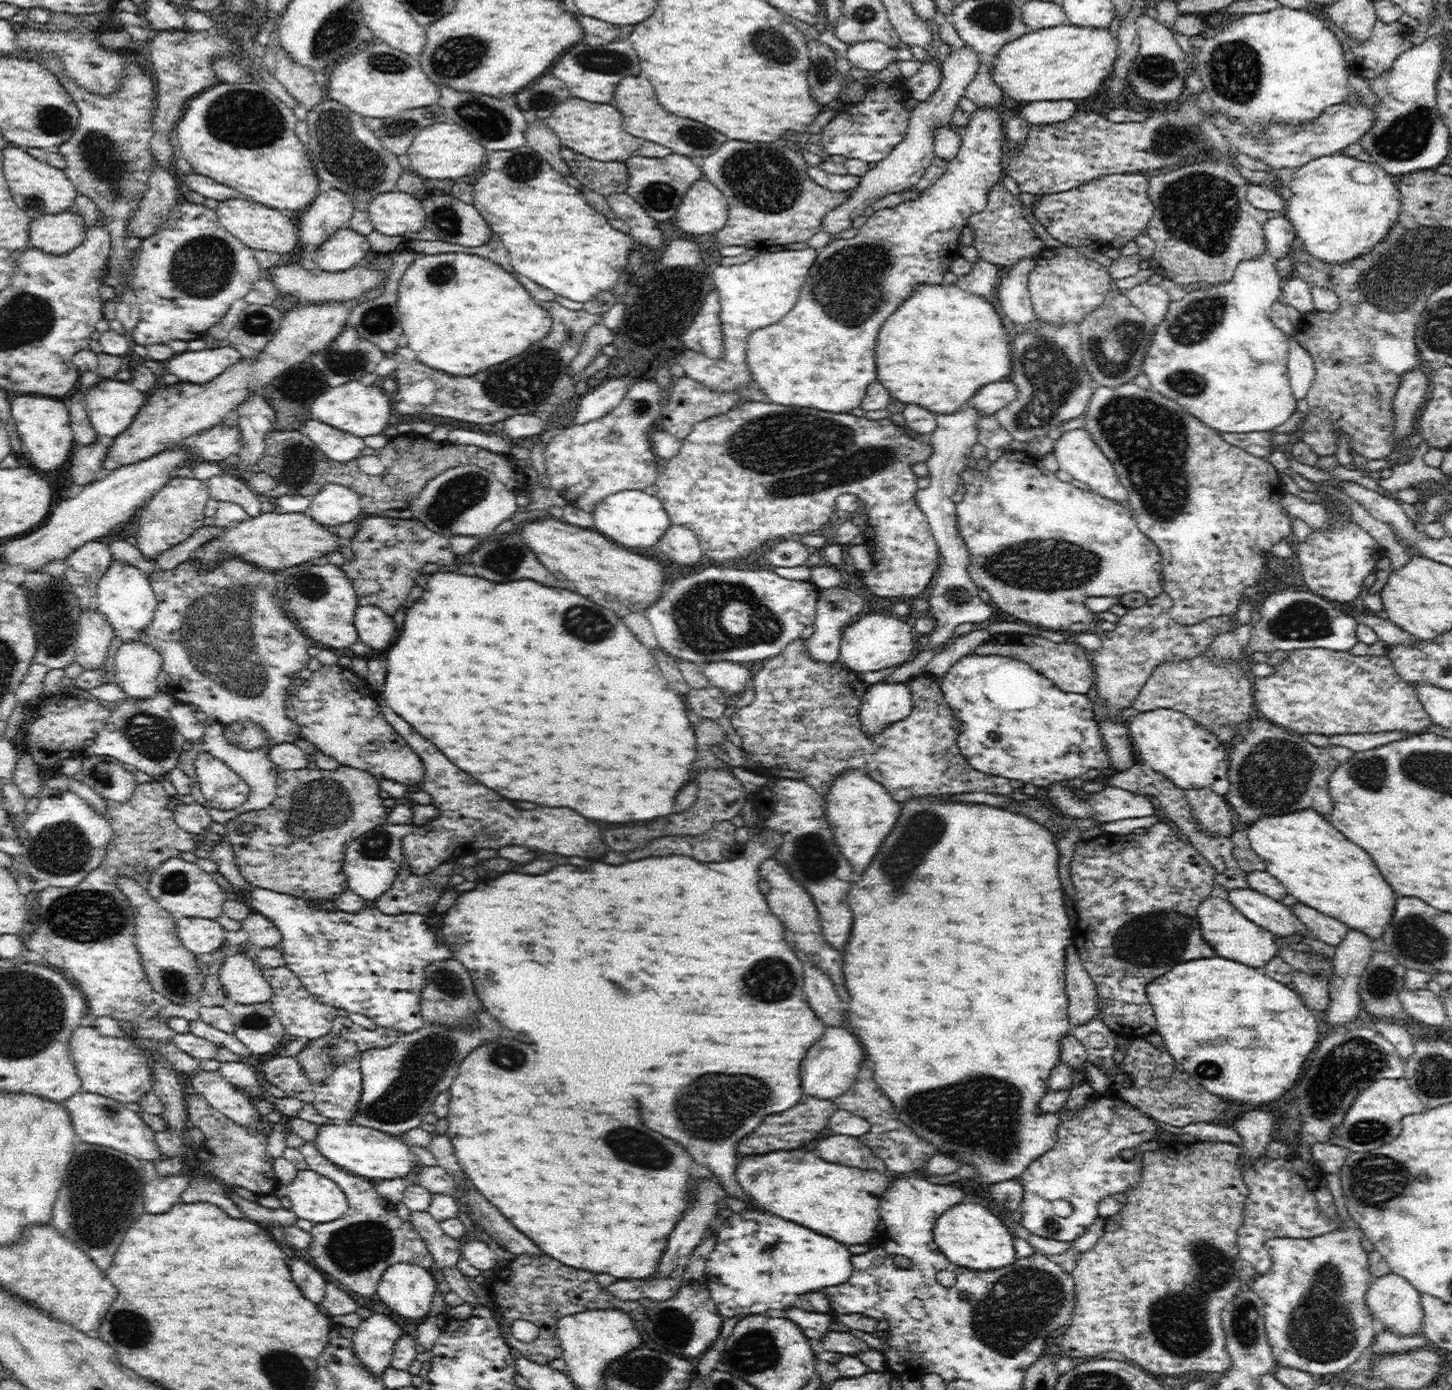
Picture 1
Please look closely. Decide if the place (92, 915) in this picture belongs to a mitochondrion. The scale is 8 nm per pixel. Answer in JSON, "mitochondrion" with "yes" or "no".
{"mitochondrion":"yes"}

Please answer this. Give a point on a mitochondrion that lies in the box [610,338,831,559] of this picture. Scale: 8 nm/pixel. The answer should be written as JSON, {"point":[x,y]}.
{"point":[641,409]}

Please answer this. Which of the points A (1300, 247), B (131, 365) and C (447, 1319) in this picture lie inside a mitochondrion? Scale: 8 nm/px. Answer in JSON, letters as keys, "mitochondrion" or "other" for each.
{"A":"other","B":"other","C":"other"}

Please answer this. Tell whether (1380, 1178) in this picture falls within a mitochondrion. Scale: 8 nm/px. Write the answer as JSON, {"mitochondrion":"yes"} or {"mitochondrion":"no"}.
{"mitochondrion":"yes"}

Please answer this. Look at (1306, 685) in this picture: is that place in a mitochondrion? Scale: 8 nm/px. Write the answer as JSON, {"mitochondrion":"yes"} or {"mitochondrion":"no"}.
{"mitochondrion":"no"}

